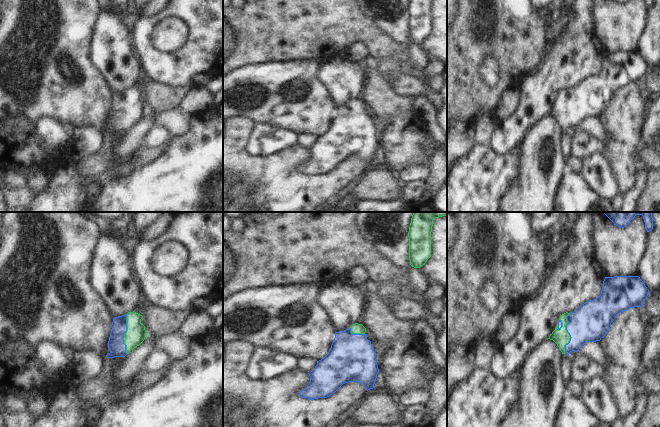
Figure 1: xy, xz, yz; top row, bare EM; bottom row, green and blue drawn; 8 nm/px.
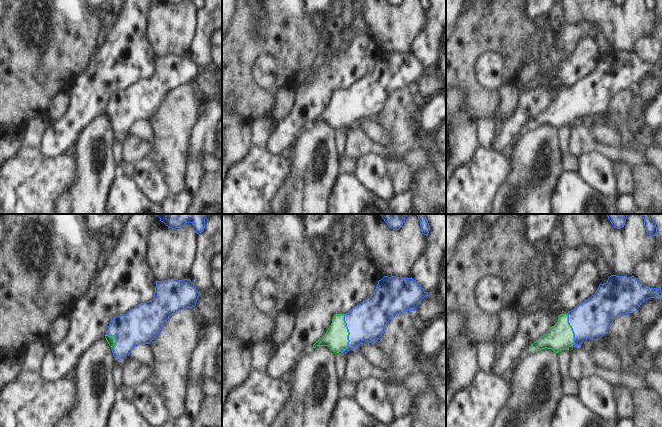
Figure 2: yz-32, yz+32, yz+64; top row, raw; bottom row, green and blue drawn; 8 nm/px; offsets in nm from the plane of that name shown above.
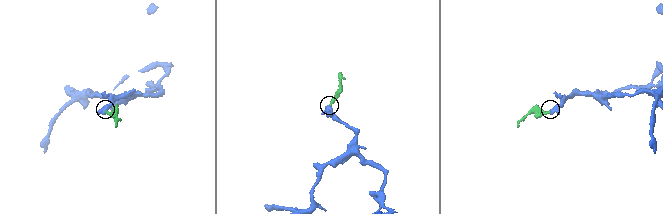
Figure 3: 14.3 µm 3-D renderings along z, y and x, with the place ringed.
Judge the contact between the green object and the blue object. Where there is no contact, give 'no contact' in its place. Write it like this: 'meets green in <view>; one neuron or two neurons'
meets green in yz; one neuron

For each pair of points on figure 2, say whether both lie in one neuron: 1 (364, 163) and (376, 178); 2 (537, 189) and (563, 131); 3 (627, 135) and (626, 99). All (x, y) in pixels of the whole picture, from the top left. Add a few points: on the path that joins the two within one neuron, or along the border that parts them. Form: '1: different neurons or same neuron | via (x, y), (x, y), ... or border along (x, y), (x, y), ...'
1: same neuron | via (368, 167), (372, 175)
2: different neurons | border along (557, 129), (559, 149), (562, 152)
3: same neuron | via (622, 126), (622, 108)

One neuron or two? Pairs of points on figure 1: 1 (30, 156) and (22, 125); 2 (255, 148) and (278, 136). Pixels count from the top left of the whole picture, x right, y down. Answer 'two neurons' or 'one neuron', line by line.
1: one neuron
2: one neuron

